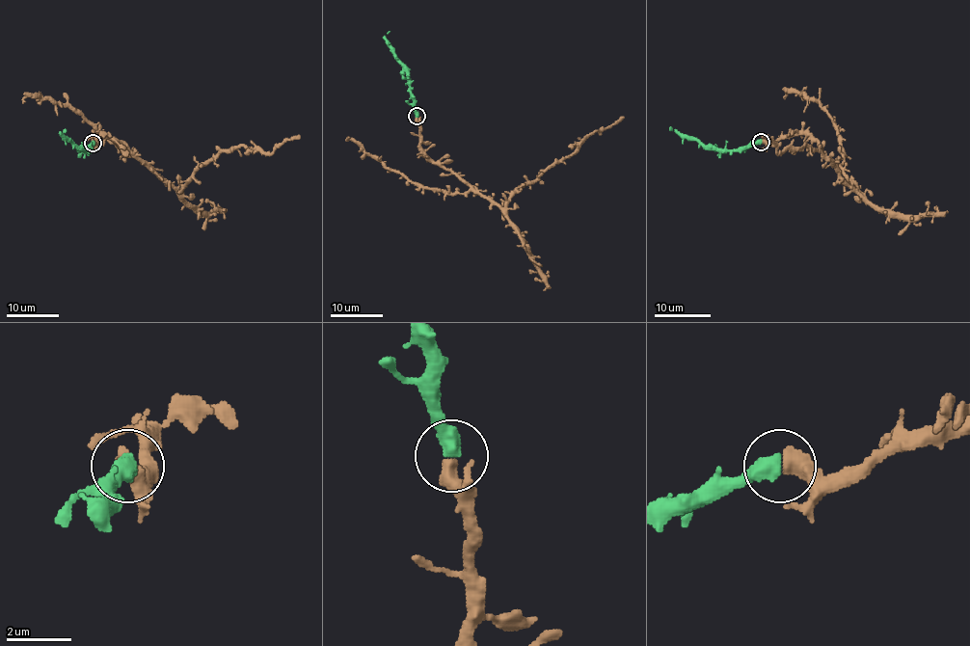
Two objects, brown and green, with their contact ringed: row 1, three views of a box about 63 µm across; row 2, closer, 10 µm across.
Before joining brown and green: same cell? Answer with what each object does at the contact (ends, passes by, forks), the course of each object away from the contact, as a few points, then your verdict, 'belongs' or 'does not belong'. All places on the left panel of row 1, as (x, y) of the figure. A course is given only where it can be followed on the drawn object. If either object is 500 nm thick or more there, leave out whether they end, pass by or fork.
course brown (93, 143), (97, 136), (118, 139), (180, 189), (200, 167), (221, 152), (246, 146), (270, 153), (299, 135); course green (93, 143), (86, 150), (81, 149), (60, 131), (66, 128); belongs

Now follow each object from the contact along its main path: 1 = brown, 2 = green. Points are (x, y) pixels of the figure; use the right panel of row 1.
1: (761, 142), (807, 135), (858, 189), (821, 151), (805, 145), (778, 153), (769, 138), (761, 133)
2: (761, 142), (736, 150), (707, 148), (698, 140), (687, 139), (670, 126)

